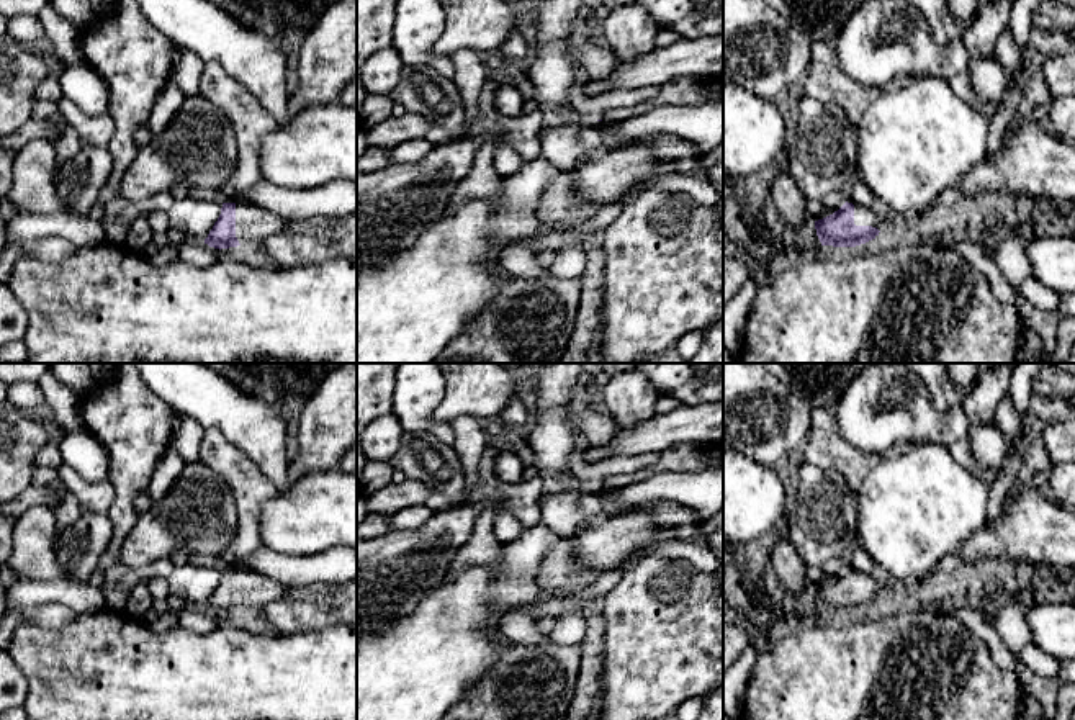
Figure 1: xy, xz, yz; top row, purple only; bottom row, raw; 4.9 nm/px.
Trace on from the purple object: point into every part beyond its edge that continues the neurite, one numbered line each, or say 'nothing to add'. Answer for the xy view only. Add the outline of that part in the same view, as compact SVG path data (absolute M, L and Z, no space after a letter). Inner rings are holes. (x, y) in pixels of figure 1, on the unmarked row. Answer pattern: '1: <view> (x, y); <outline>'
1: xy (252, 589); M236 569L236 604L239 610L259 612L281 597L290 586L254 569Z

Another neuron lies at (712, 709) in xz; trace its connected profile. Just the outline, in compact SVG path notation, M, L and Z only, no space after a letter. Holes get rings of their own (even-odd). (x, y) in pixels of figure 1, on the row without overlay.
M723 682L704 697L704 707L697 720L723 720Z

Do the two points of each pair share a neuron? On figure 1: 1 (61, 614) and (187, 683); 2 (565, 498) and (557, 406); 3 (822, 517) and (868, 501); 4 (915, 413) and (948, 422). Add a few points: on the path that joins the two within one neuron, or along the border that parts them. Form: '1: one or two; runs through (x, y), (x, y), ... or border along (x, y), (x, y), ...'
1: two; border along (79, 616), (59, 629), (35, 625)
2: one; runs through (552, 475), (552, 429)
3: two; border along (854, 498), (858, 534)
4: one; runs through (923, 421), (940, 422)

